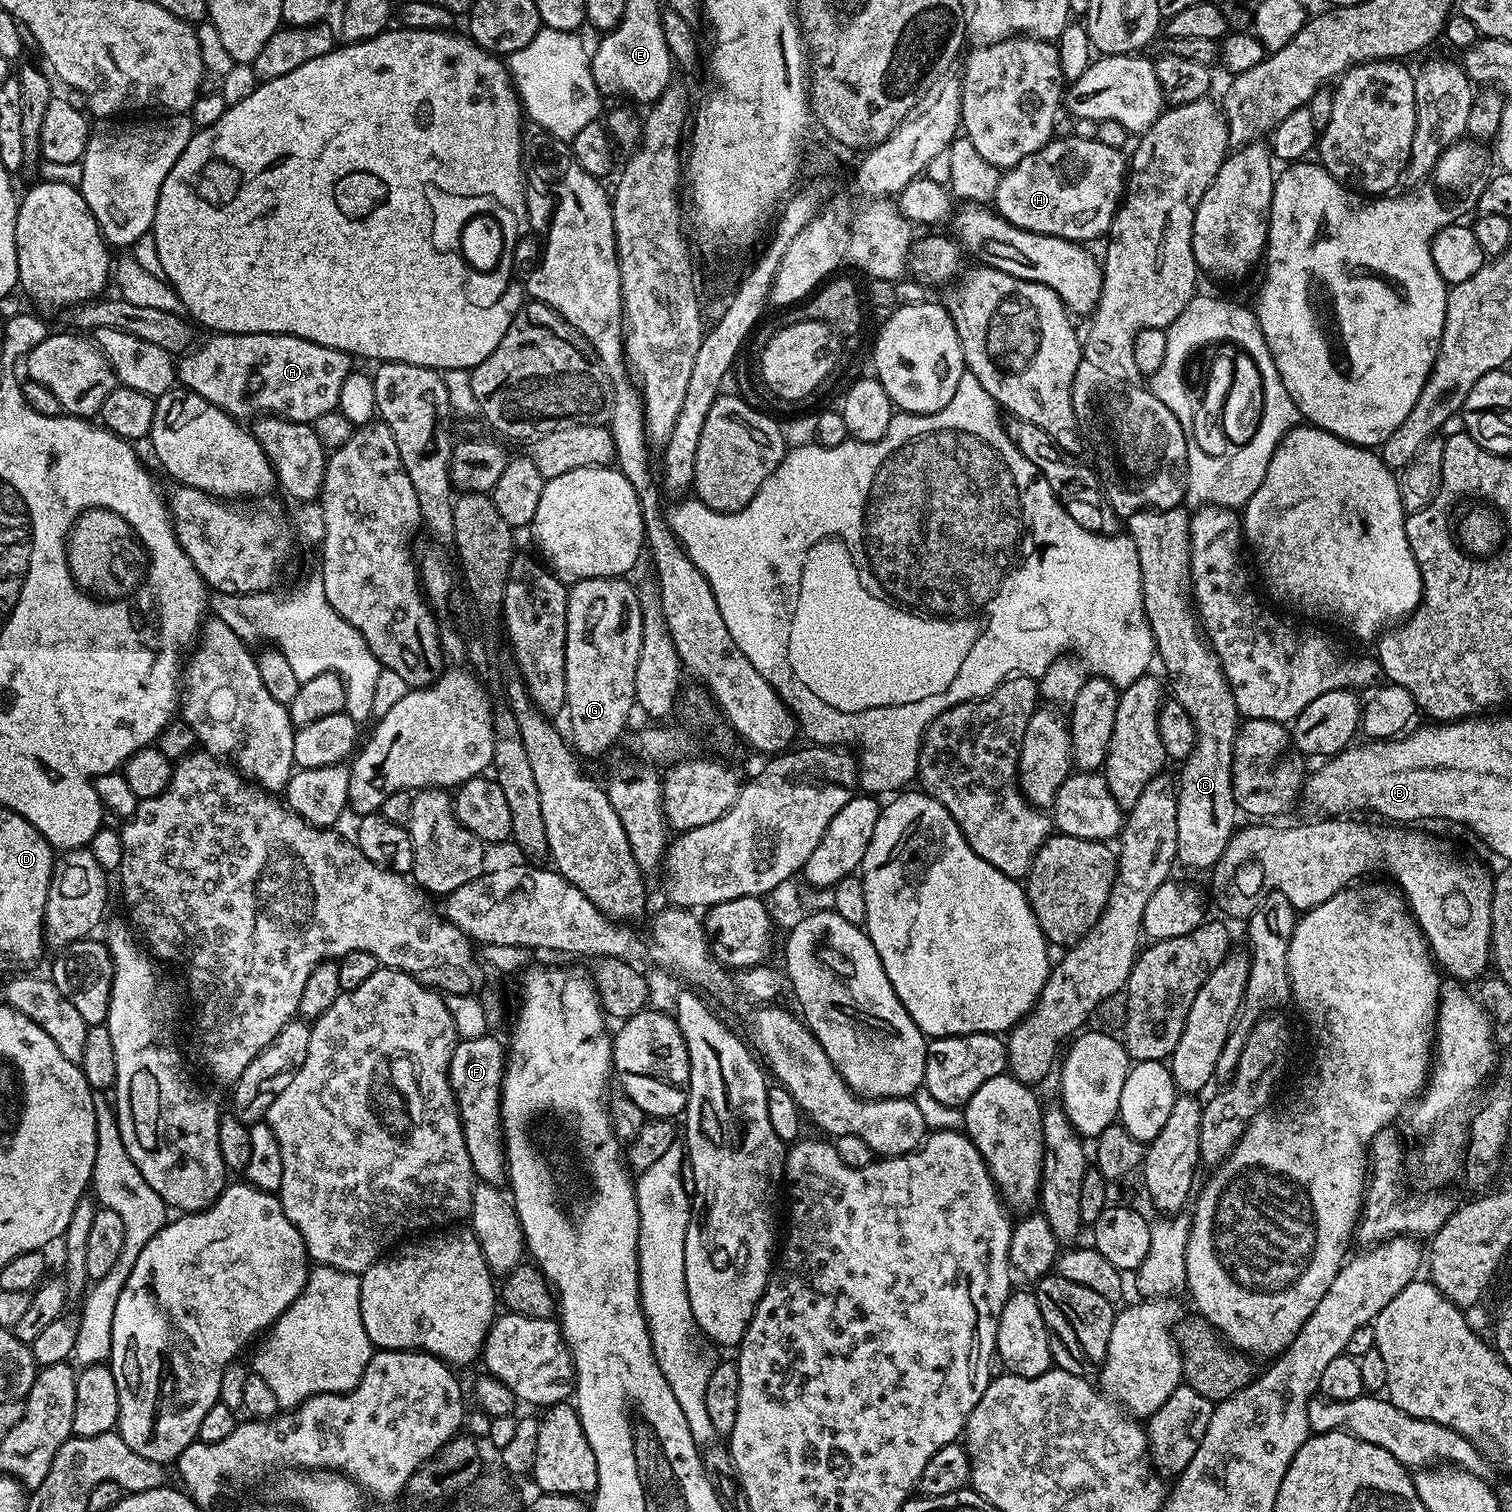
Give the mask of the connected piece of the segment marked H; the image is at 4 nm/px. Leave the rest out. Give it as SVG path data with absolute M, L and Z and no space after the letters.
M1080 136L1057 137L1050 140L1042 150L1022 158L1021 162L1001 175L998 186L993 189L992 204L1000 216L1020 229L1064 240L1089 242L1100 235L1103 237L1111 229L1126 191L1127 169L1125 155L1123 158L1118 149L1104 142Z

